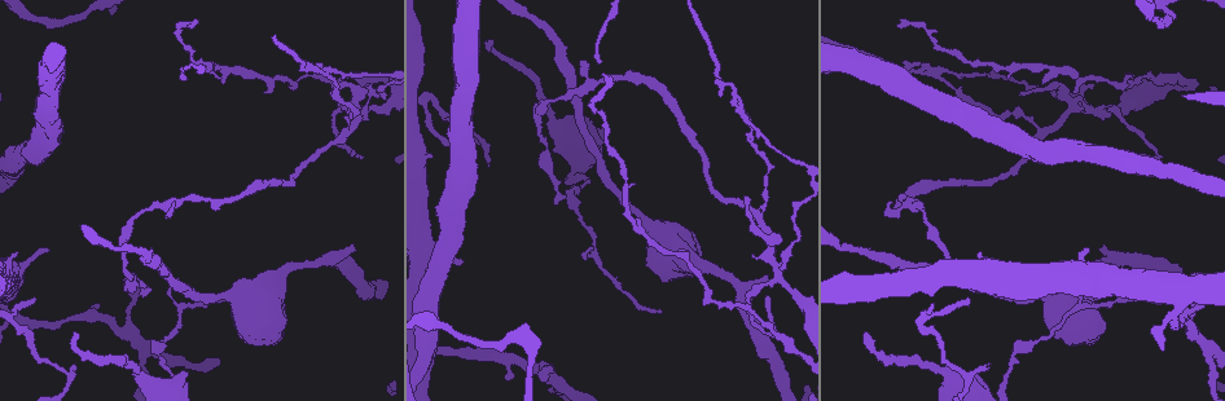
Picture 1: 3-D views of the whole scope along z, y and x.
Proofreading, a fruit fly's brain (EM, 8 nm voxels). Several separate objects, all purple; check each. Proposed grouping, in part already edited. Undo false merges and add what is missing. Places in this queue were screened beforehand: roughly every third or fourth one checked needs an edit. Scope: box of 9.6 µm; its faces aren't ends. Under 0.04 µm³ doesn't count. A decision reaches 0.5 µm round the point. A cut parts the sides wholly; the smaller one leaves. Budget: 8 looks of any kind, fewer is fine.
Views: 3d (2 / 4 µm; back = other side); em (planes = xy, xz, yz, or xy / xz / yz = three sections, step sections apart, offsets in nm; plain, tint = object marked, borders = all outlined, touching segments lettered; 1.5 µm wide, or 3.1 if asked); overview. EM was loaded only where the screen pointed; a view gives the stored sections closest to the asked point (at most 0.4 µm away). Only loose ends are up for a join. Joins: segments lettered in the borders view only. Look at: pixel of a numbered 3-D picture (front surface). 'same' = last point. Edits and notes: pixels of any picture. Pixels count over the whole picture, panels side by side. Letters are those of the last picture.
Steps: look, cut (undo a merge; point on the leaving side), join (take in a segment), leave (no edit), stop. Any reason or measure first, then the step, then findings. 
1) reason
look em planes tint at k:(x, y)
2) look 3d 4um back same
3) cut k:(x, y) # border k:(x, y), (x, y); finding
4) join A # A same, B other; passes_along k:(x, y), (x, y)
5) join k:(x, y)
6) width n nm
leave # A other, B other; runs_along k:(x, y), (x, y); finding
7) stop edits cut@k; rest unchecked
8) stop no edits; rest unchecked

thick turns thin
look em planes borders at 1:(586, 179)

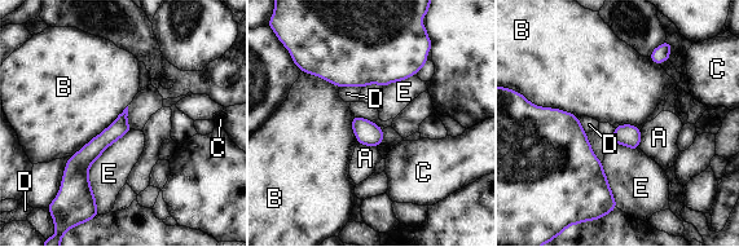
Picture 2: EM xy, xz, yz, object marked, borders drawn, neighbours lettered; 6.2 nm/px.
width 110 nm
leave # A other, B other, C other, D other, E other; border 2:(127, 105), (111, 123), (71, 157); all the same neuron

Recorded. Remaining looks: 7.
an open end
look em planes tint at 1:(1106, 249)

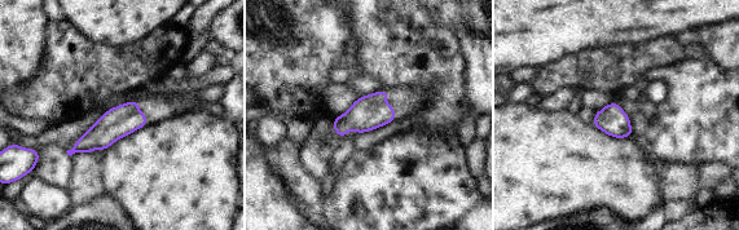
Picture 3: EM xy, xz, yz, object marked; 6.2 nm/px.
what lies round it
look em planes borders same

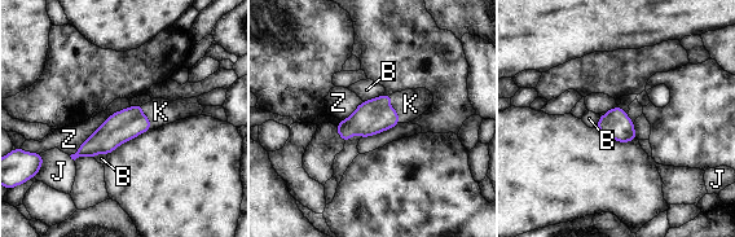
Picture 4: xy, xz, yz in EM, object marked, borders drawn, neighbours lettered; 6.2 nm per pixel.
join K # B other, J other, K same, Z other; passes_along 4:(372, 117), (394, 110), (410, 104); the neuron continues

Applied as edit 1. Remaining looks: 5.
thick turns thin
look 3d 2um at 1:(153, 208)

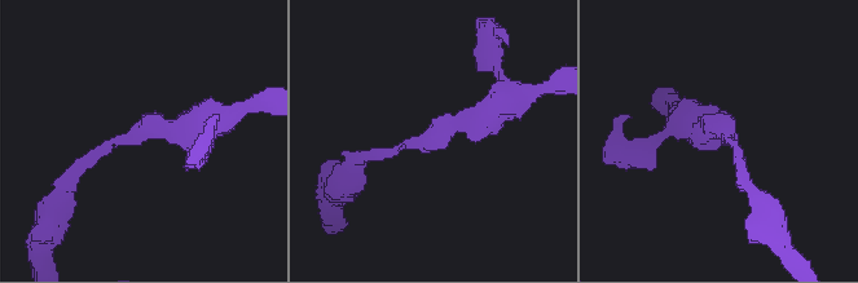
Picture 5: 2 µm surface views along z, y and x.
now the EM
look em planes tint at 5:(724, 126)

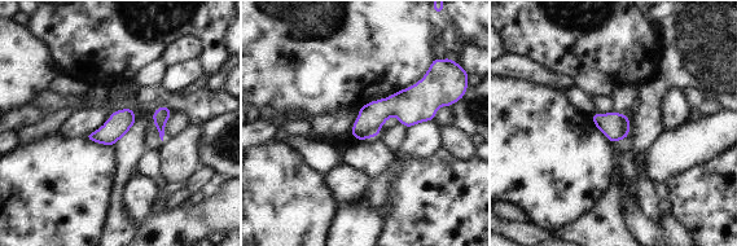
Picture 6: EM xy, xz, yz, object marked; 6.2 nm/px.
look em planes borders same

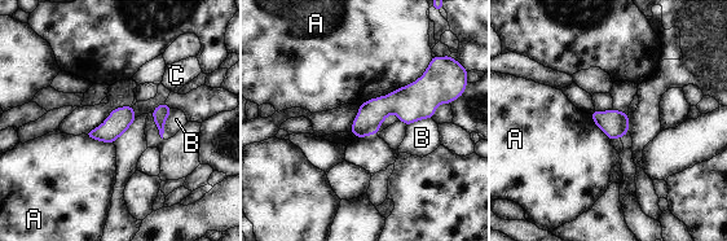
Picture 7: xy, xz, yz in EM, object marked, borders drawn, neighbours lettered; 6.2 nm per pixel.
leave # A other, B other, C other; continuous, no second neuron

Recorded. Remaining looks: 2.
stop edits join@4; rest unchecked

